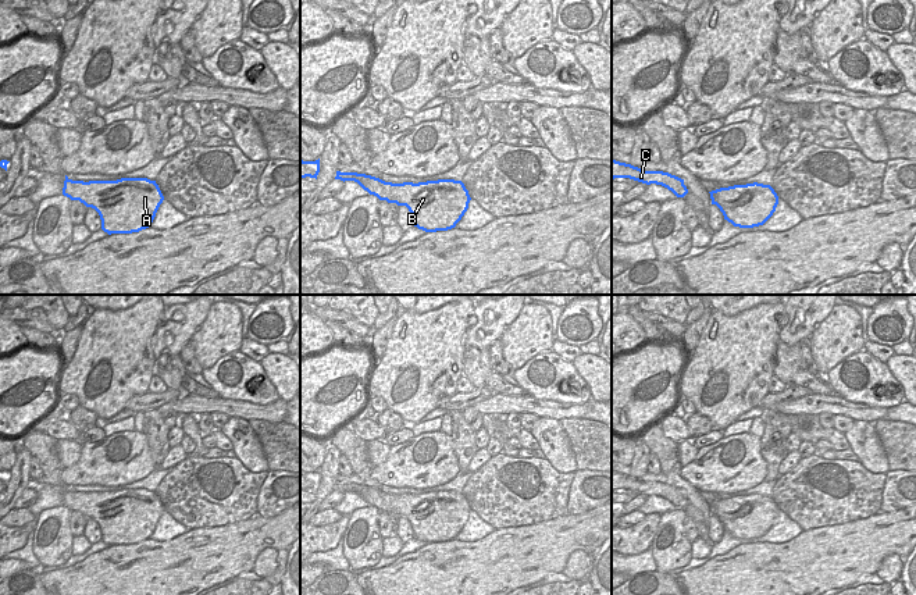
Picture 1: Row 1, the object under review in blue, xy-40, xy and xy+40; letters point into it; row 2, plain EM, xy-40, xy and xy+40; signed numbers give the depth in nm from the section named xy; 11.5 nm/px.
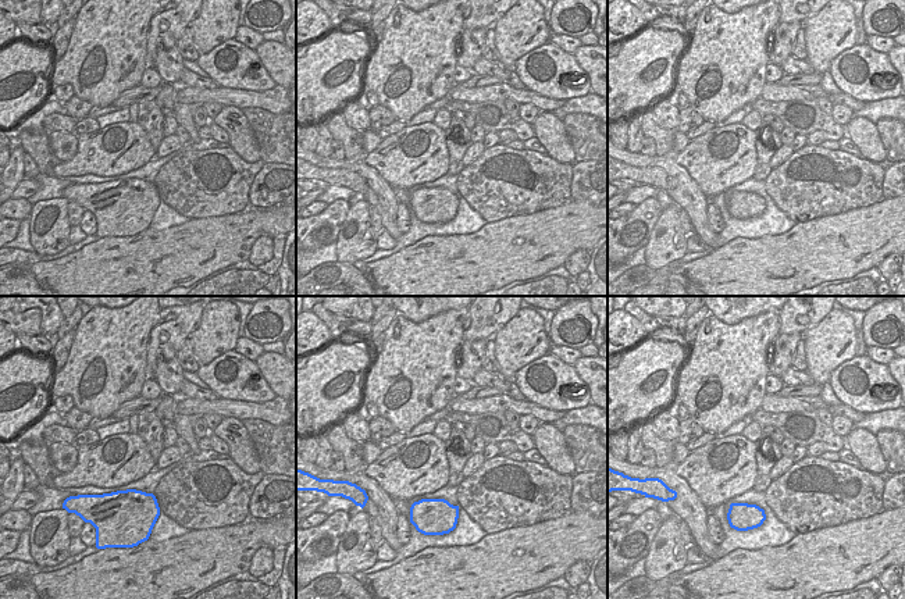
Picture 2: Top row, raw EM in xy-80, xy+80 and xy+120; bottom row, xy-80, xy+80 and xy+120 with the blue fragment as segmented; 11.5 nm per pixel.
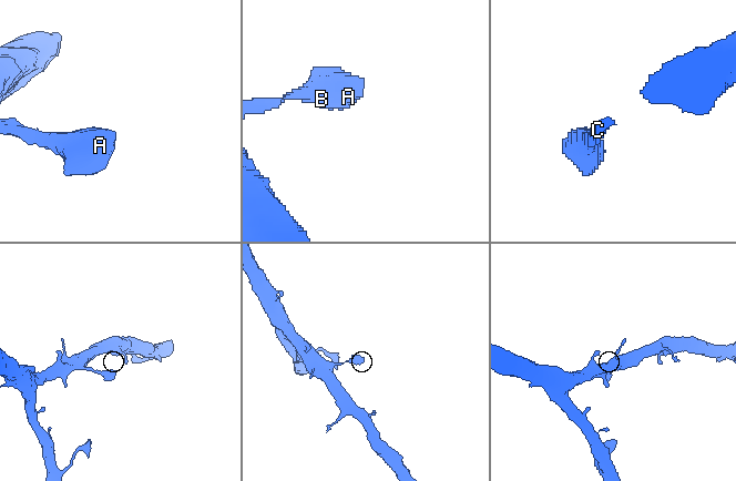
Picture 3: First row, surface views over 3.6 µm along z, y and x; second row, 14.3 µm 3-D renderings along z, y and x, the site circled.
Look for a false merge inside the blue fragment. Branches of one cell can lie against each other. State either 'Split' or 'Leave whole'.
Leave whole.

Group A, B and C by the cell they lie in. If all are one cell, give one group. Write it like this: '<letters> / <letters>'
A B C

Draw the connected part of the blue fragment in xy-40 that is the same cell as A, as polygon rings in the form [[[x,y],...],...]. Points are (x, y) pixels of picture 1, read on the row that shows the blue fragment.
[[[65,175],[63,195],[95,209],[108,235],[149,228],[164,200],[156,181],[147,178],[83,182]]]

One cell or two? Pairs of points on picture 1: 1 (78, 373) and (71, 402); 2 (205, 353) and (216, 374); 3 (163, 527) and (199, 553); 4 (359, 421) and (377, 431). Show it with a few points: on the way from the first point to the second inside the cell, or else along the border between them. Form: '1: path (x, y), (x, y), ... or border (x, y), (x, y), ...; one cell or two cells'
1: border (57, 395), (74, 395), (79, 405); two cells
2: border (238, 349), (221, 356), (203, 370); two cells
3: border (189, 528), (168, 540), (149, 540); two cells
4: path (363, 426), (373, 430); one cell

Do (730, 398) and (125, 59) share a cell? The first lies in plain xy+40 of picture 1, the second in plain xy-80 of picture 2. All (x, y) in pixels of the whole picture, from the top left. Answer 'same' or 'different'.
same

